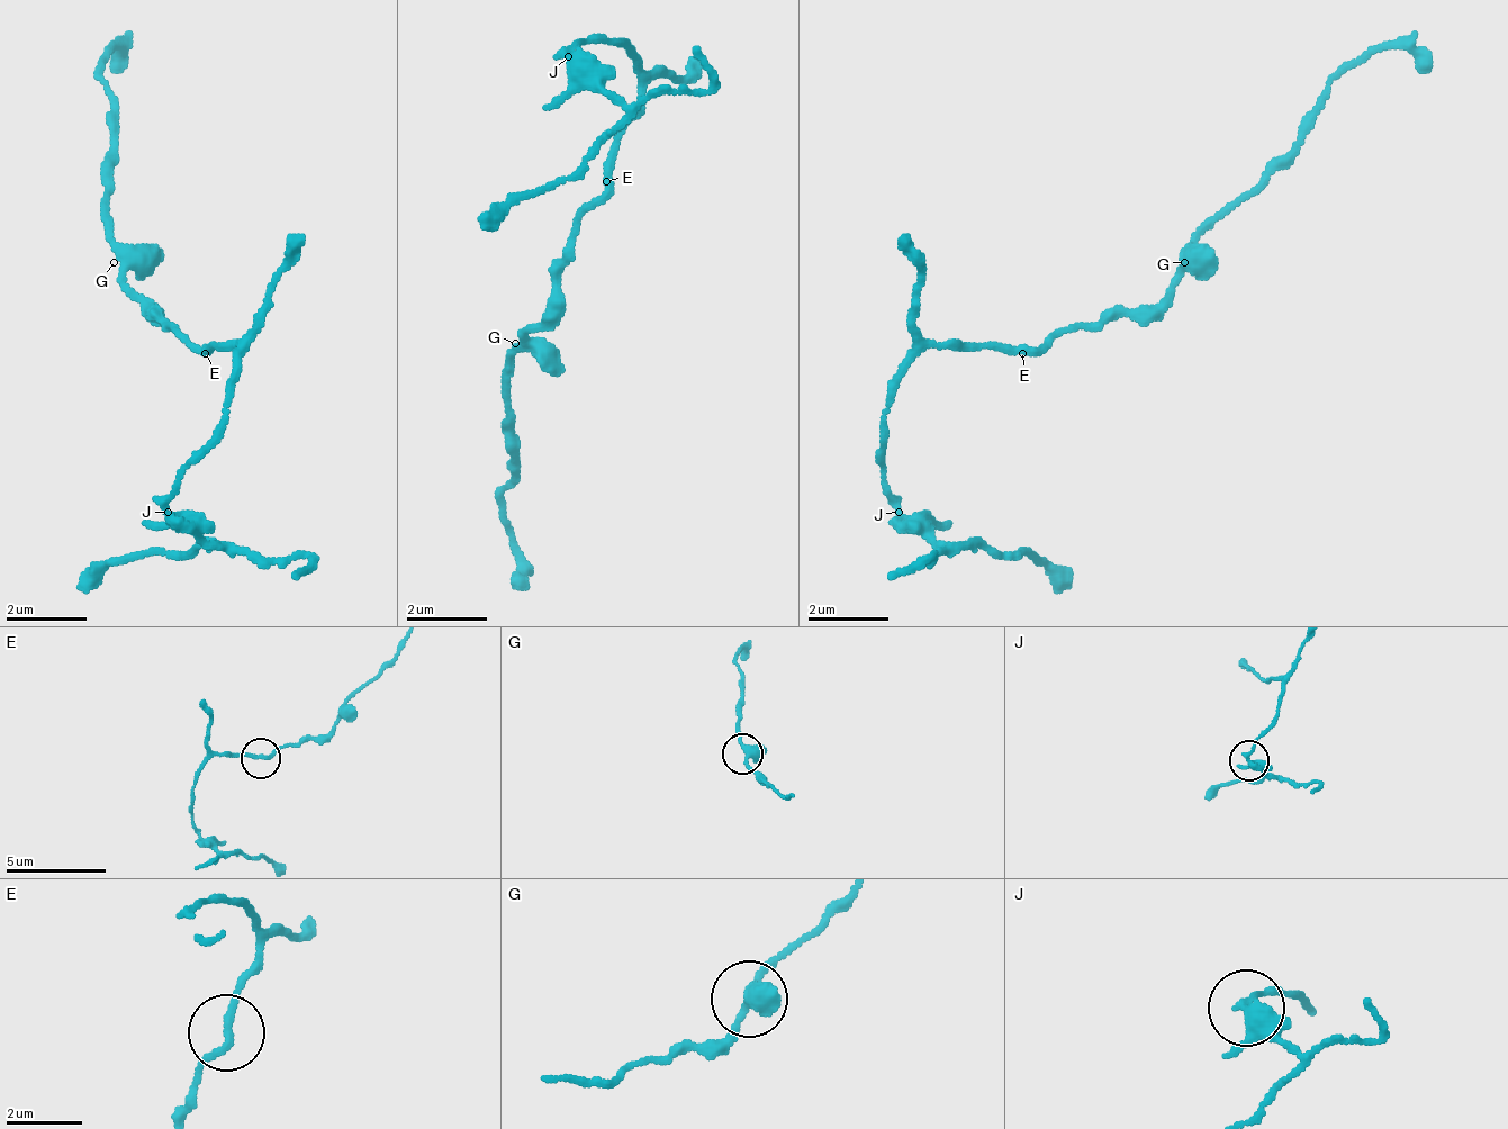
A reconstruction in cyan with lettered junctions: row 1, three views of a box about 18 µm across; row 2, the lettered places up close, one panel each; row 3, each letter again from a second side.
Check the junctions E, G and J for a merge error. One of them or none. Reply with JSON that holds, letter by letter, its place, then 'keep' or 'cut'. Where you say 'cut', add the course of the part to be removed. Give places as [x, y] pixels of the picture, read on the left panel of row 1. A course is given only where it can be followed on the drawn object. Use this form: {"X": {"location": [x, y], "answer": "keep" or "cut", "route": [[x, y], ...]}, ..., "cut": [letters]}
{"E": {"location": [205, 353], "answer": "keep"}, "G": {"location": [114, 262], "answer": "keep"}, "J": {"location": [168, 512], "answer": "cut", "route": [[164, 515], [225, 545], [164, 556], [114, 556], [73, 586]]}, "cut": ["J"]}

